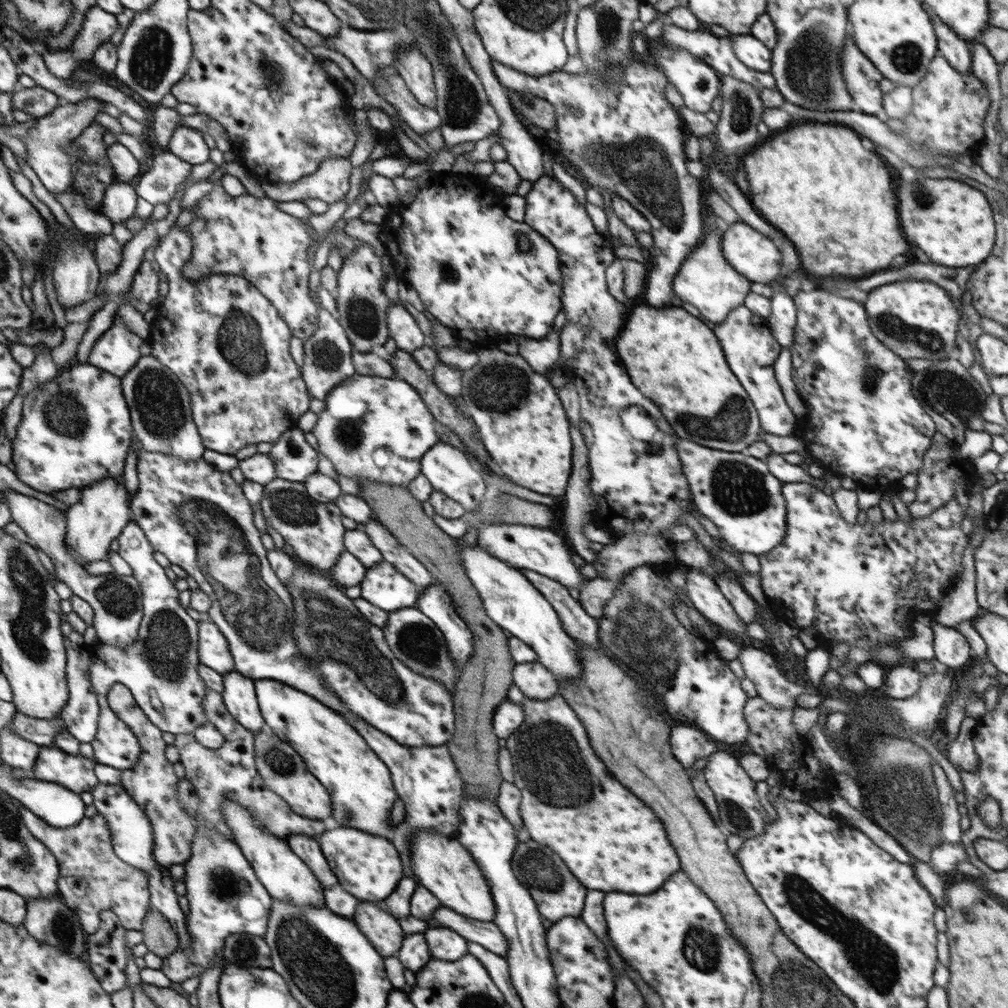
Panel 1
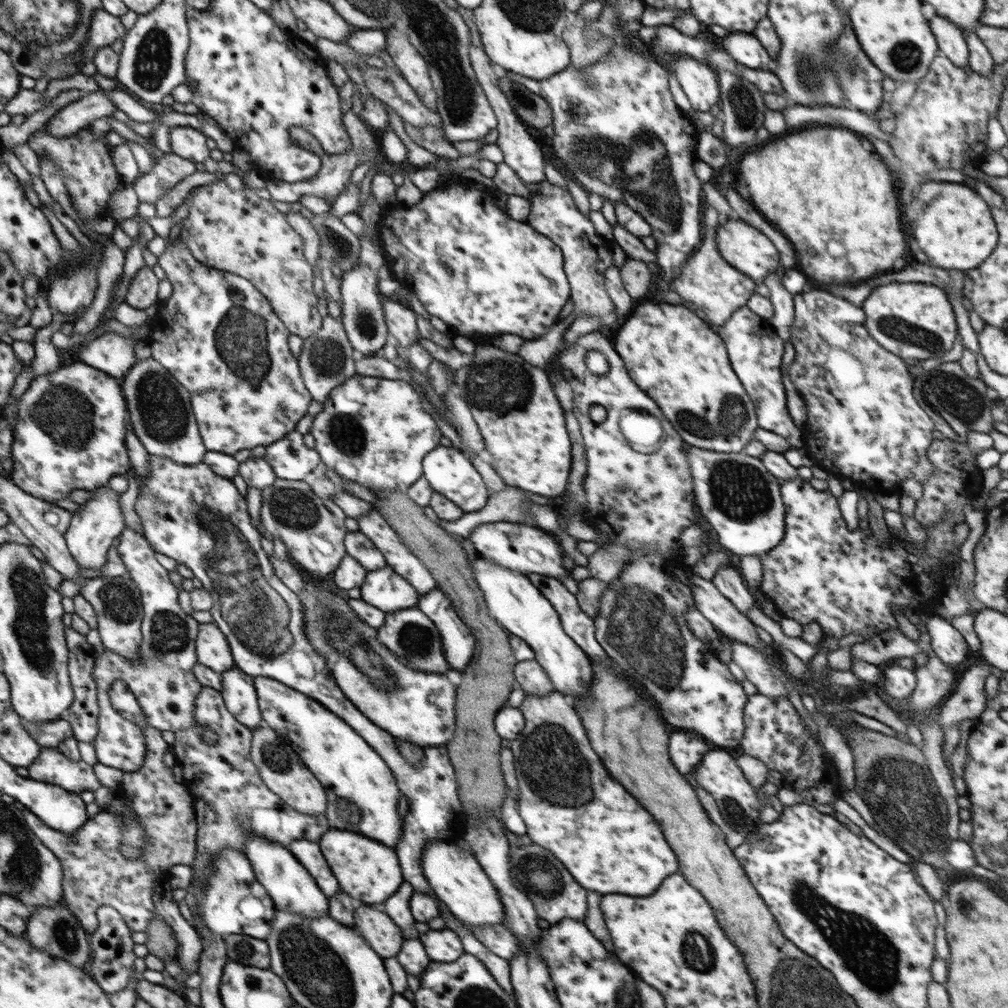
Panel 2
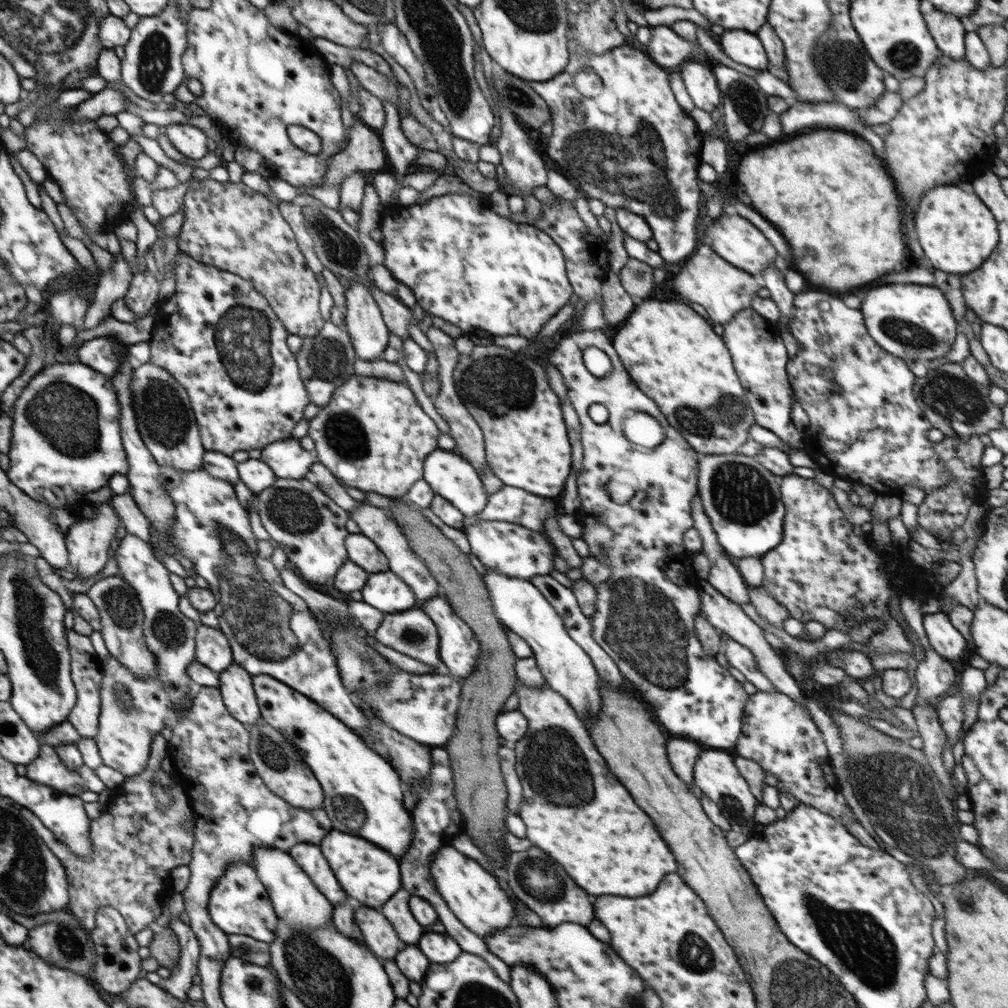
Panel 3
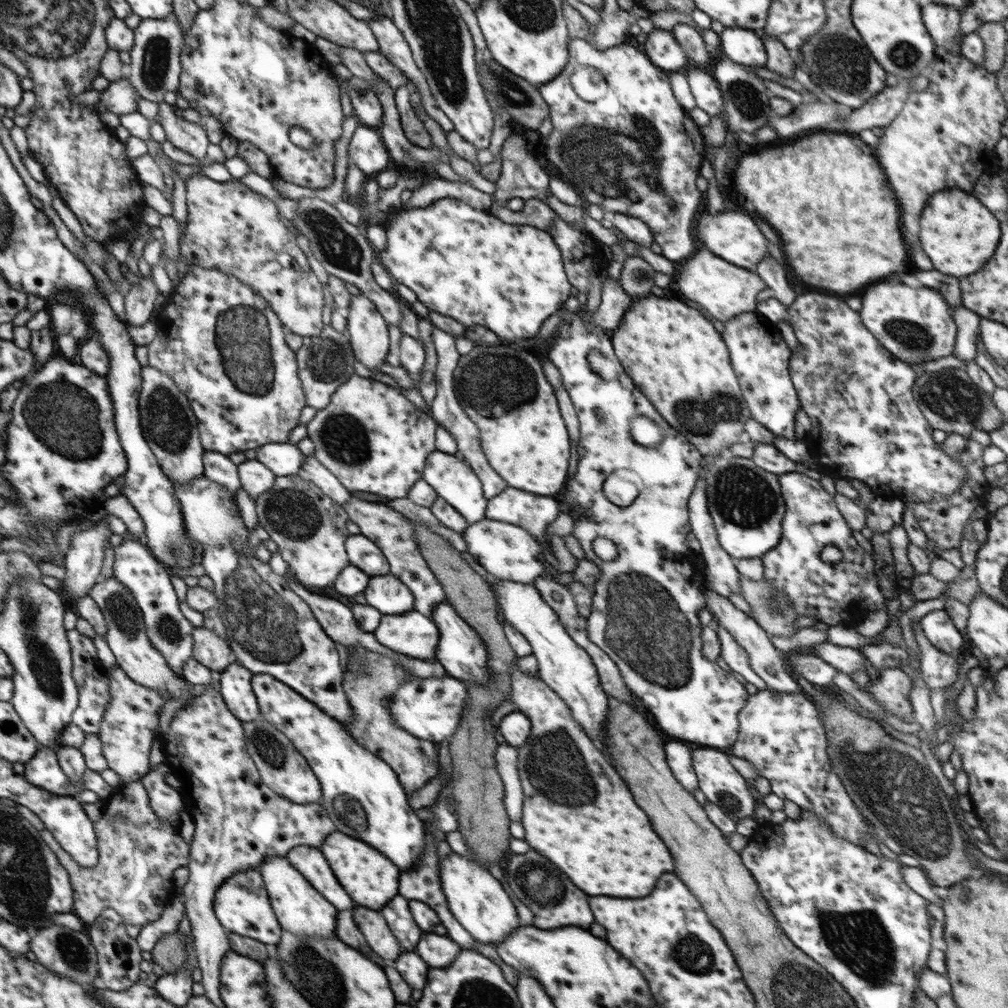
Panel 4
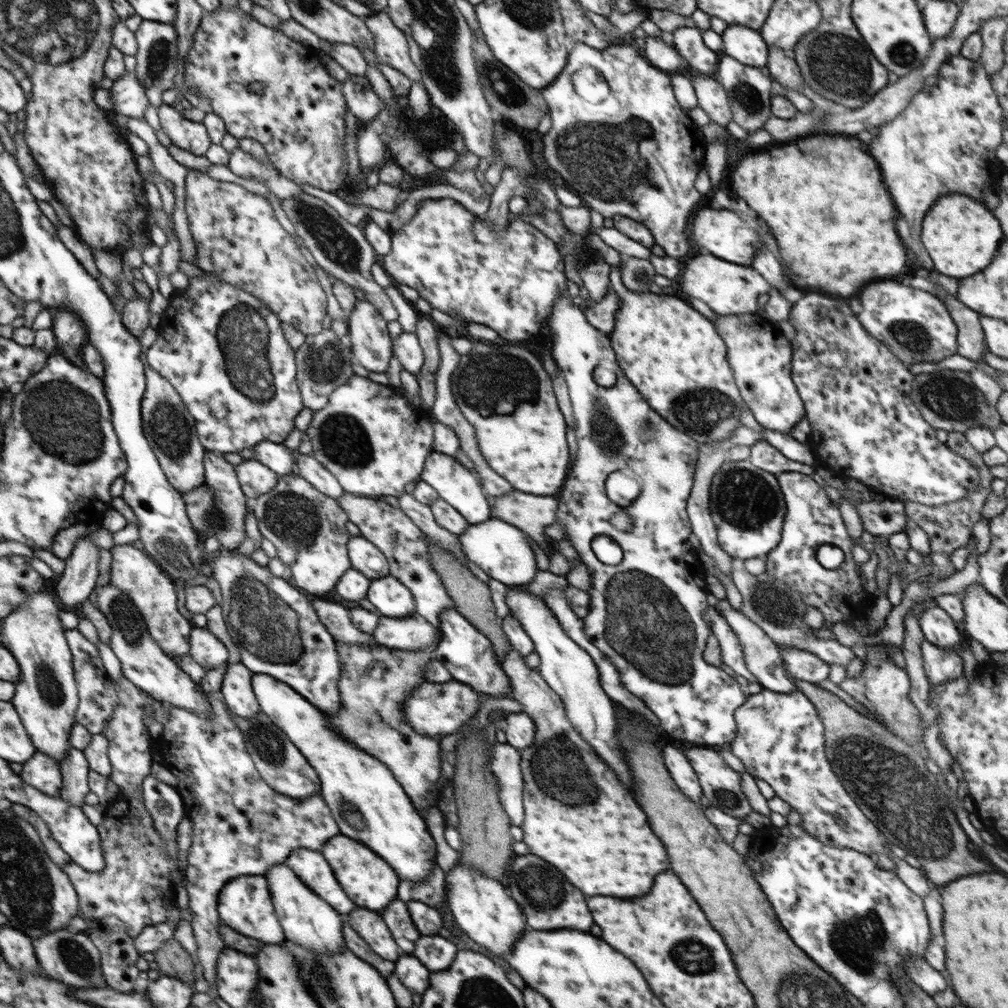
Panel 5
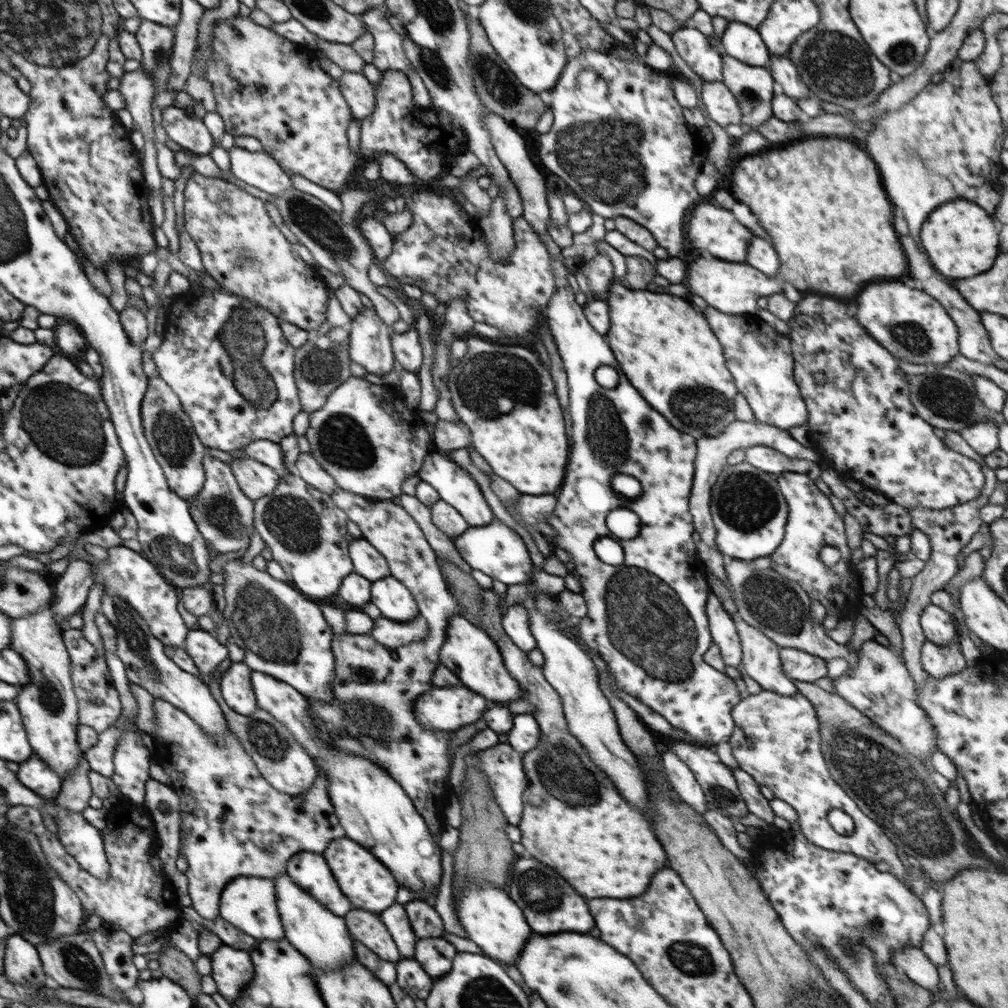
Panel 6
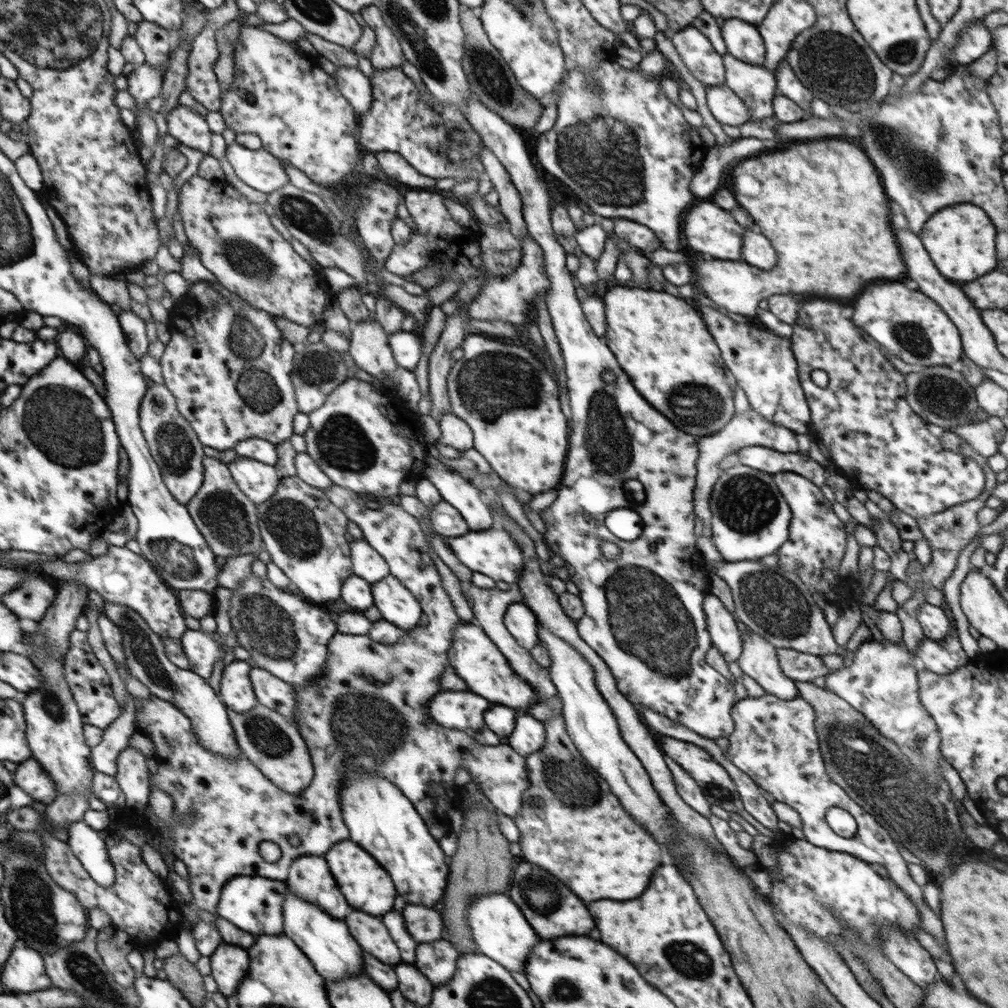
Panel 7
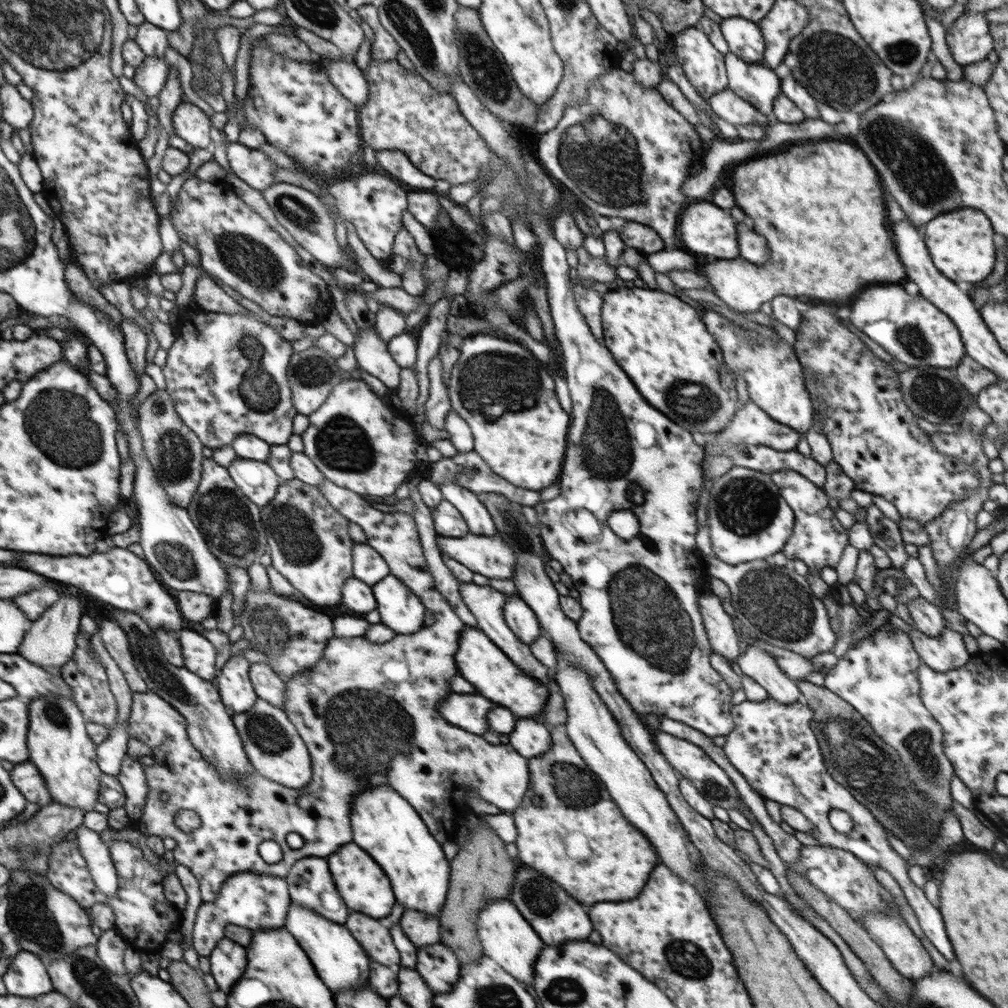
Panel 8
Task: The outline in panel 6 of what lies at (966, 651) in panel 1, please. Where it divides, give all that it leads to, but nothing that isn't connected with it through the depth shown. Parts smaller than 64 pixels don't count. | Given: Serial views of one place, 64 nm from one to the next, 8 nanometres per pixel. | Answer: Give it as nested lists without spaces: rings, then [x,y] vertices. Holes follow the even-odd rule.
[[[930,603],[920,615],[921,627],[928,641],[944,646],[958,641],[959,631],[954,616]]]

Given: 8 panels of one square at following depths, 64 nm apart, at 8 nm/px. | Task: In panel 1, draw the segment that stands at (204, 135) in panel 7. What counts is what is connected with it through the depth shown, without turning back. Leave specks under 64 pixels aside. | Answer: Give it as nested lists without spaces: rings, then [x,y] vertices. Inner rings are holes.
[[[180,126],[174,129],[168,141],[168,150],[178,155],[182,160],[189,162],[192,166],[204,164],[210,158],[210,148],[206,146],[200,131],[196,132],[190,127]]]

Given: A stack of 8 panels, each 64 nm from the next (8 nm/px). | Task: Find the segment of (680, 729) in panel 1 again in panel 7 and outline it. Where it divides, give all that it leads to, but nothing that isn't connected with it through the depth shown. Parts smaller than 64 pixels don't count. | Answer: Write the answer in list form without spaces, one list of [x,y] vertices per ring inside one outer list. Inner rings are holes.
[[[667,755],[664,756],[668,768],[672,771],[676,790],[682,797],[682,800],[691,806],[702,817],[710,817],[710,803],[706,800],[703,790],[696,784],[696,781],[680,766],[676,761]]]

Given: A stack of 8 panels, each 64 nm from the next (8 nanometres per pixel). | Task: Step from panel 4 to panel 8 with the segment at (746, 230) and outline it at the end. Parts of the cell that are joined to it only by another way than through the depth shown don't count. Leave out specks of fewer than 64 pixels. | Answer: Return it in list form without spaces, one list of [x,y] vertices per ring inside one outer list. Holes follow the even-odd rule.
[[[711,200],[690,204],[682,218],[680,218],[680,240],[686,248],[690,248],[696,254],[710,254],[716,259],[732,259],[739,256],[737,222],[731,216],[720,210],[717,205],[710,204]]]

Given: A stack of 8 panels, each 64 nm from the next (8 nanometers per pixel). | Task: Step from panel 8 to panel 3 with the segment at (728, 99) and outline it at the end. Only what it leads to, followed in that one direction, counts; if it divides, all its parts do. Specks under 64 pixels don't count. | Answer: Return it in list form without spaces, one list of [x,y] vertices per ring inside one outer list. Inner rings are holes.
[[[687,60],[676,70],[682,75],[688,94],[696,107],[709,113],[720,107],[722,93],[713,68],[702,60]]]

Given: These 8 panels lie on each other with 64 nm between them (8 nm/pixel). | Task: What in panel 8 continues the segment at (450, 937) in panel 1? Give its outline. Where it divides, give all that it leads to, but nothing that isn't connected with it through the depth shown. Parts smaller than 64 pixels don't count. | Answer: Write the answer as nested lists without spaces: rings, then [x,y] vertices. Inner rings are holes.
[[[440,942],[417,949],[416,971],[434,995],[450,992],[460,978],[460,962],[451,948]]]

